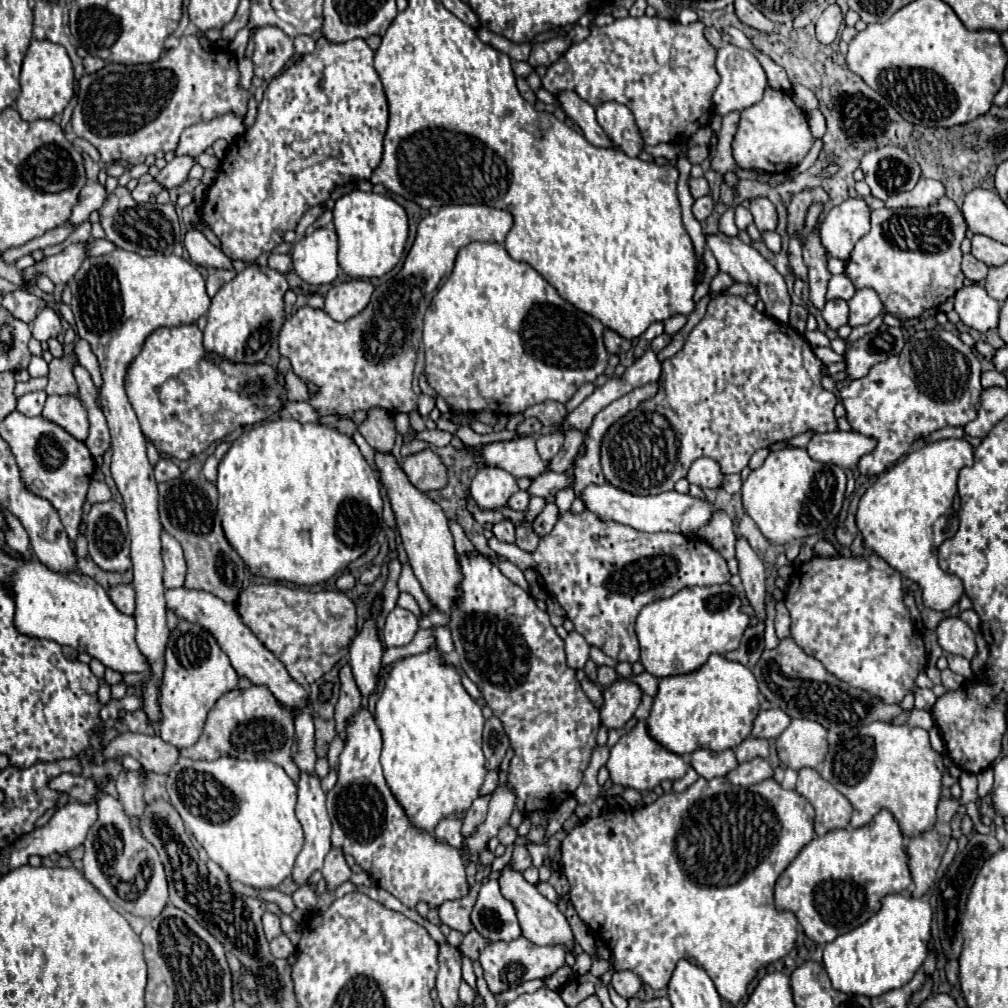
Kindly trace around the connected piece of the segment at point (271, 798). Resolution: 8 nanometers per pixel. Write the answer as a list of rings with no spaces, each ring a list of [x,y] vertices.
[[[180,758],[170,770],[166,788],[172,806],[178,810],[184,826],[192,832],[198,844],[206,850],[208,858],[216,862],[228,876],[228,880],[238,880],[256,890],[276,888],[284,878],[292,874],[296,856],[304,846],[304,834],[300,822],[294,814],[296,806],[296,784],[288,774],[268,760],[236,760],[220,758],[214,762],[206,760],[186,760]]]

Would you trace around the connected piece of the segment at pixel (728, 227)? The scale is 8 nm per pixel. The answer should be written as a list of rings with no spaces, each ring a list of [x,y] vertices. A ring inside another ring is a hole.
[[[734,206],[726,208],[726,212],[720,216],[718,228],[720,228],[720,232],[726,234],[726,236],[738,236],[738,228],[736,228],[736,224],[734,224]]]

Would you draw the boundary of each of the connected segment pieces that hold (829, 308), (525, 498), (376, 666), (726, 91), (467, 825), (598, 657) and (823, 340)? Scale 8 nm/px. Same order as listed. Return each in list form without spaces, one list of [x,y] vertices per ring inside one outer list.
[[[844,300],[826,302],[826,306],[822,310],[822,318],[826,320],[828,328],[838,330],[840,326],[844,326],[848,322],[848,304]]]
[[[518,490],[518,492],[508,500],[508,506],[510,506],[512,510],[526,510],[526,508],[528,508],[528,502],[530,502],[528,492]]]
[[[370,618],[364,630],[350,644],[350,668],[362,696],[374,694],[382,668],[382,642],[376,634],[376,620]]]
[[[726,44],[718,50],[716,56],[716,70],[720,74],[720,84],[714,92],[714,110],[718,114],[728,114],[732,110],[746,110],[748,106],[762,100],[762,94],[766,90],[766,74],[758,62],[758,58],[750,50],[742,50],[738,46]]]
[[[490,794],[478,796],[478,798],[474,800],[474,804],[470,806],[470,810],[468,810],[466,816],[464,816],[464,824],[462,824],[462,834],[464,834],[464,836],[470,836],[470,834],[476,830],[476,826],[486,818],[488,802],[490,802]]]
[[[596,647],[590,648],[590,658],[594,661],[596,665],[602,666],[607,665],[611,667],[616,667],[618,662],[608,656],[606,656],[602,650]]]
[[[820,330],[804,332],[804,338],[810,342],[812,347],[830,347],[830,339]]]

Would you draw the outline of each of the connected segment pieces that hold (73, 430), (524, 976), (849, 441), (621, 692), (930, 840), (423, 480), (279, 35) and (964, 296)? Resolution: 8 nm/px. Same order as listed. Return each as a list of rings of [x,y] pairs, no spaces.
[[[68,394],[48,396],[44,412],[42,412],[46,420],[56,422],[66,432],[70,432],[76,440],[82,440],[82,442],[88,438],[88,418],[84,414],[86,410],[82,402],[76,396],[68,396]]]
[[[520,936],[520,938],[512,940],[510,944],[508,942],[488,944],[484,948],[484,952],[480,954],[480,964],[484,968],[484,978],[488,982],[488,988],[496,996],[496,994],[512,990],[528,980],[546,978],[548,974],[552,974],[560,966],[564,966],[564,956],[566,956],[564,946],[536,946],[530,940],[526,940],[524,936]]]
[[[824,432],[814,434],[806,446],[812,460],[836,464],[840,468],[854,468],[860,456],[872,452],[876,440],[858,432]]]
[[[616,680],[604,690],[604,704],[600,708],[600,724],[608,730],[620,730],[636,712],[642,690],[632,680]]]
[[[940,800],[936,826],[926,834],[908,840],[908,868],[912,882],[916,884],[912,896],[924,896],[936,880],[936,872],[950,842],[950,818],[956,806],[956,800]]]
[[[422,450],[418,454],[406,456],[402,462],[402,470],[406,472],[412,486],[422,492],[438,490],[446,486],[446,468],[440,458],[430,450]]]
[[[264,26],[258,28],[258,32],[254,34],[254,42],[256,42],[252,54],[254,74],[268,82],[276,74],[280,74],[286,68],[286,64],[292,60],[294,56],[292,38],[286,36],[276,26]]]
[[[978,284],[964,286],[954,296],[954,310],[958,312],[960,320],[978,330],[986,332],[998,326],[998,314],[1000,314],[1000,302],[990,298],[986,290]]]

